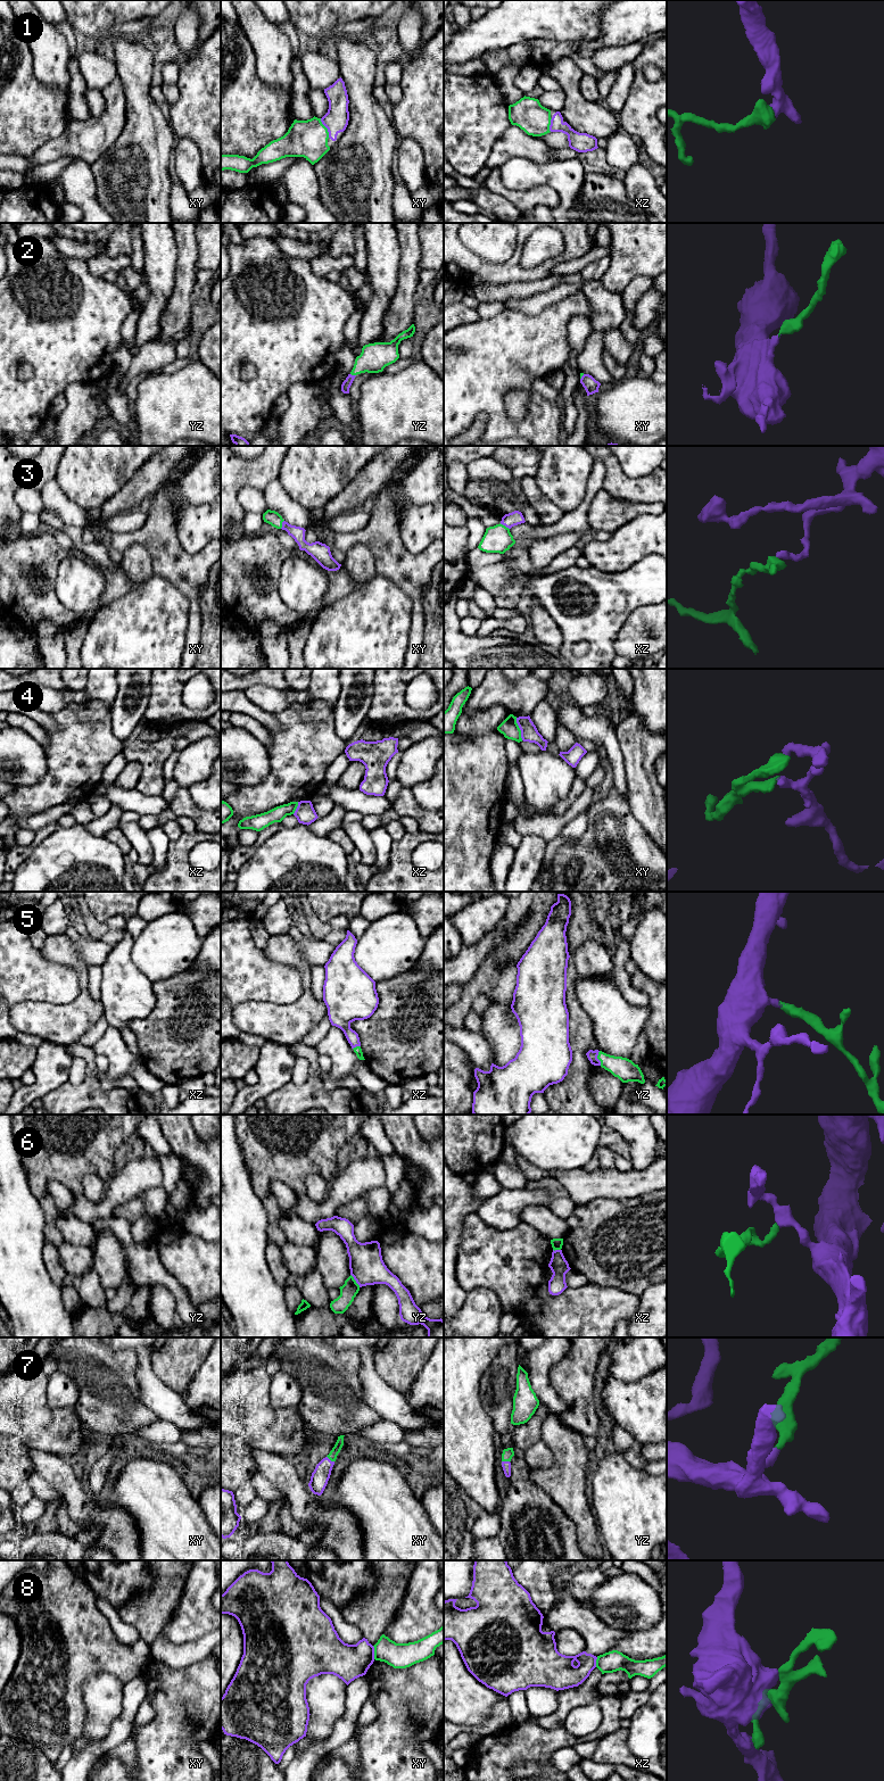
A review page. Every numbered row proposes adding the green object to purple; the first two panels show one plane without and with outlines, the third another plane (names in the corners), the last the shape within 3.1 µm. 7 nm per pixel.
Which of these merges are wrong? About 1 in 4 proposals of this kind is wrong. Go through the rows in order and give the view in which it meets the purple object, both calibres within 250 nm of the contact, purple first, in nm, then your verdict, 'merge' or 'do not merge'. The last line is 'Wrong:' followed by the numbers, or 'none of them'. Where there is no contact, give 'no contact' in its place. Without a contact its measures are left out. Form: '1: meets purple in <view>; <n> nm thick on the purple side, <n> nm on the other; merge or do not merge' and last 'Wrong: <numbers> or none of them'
1: meets purple in xy; 170 nm thick on the purple side, 260 nm on the other; merge
2: meets purple in yz; 70 nm thick on the purple side, 200 nm on the other; merge
3: meets purple in xz; 100 nm thick on the purple side, 190 nm on the other; merge
4: meets purple in xy; 120 nm thick on the purple side, 120 nm on the other; merge
5: meets purple in yz; 70 nm thick on the purple side, 160 nm on the other; merge
6: meets purple in yz; 240 nm thick on the purple side, 120 nm on the other; do not merge
7: meets purple in xy; 130 nm thick on the purple side, 60 nm on the other; merge
8: meets purple in xy; 260 nm thick on the purple side, 180 nm on the other; do not merge
Wrong: 6, 8

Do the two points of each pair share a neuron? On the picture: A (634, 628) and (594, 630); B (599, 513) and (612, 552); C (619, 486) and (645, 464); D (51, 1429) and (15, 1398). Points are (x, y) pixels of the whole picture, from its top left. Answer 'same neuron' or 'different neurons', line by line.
A: different neurons
B: different neurons
C: different neurons
D: same neuron

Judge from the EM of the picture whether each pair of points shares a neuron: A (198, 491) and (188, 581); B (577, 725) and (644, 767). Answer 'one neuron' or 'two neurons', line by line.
A: one neuron
B: two neurons

